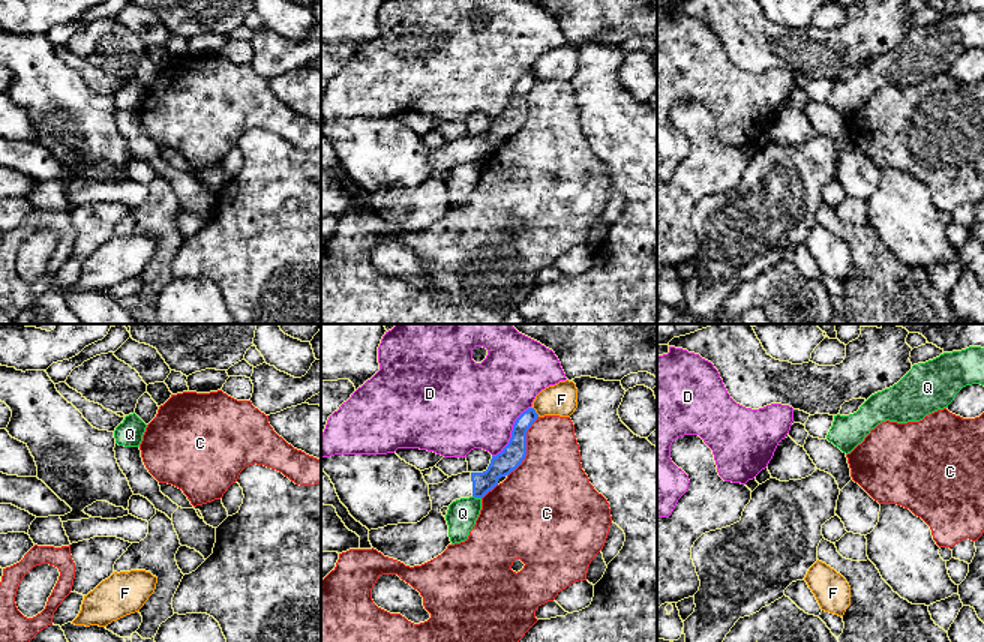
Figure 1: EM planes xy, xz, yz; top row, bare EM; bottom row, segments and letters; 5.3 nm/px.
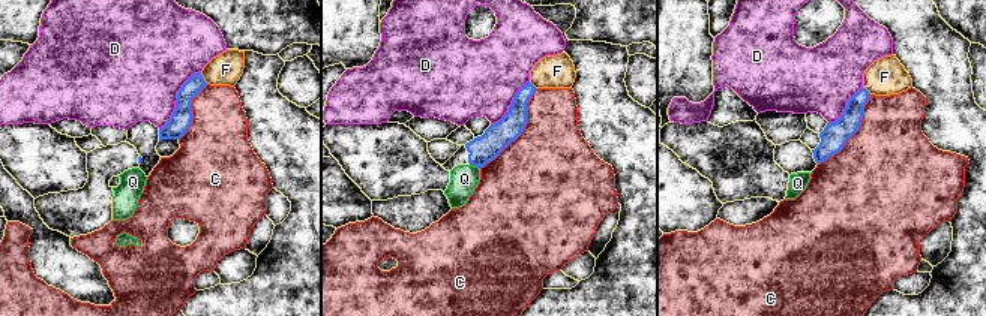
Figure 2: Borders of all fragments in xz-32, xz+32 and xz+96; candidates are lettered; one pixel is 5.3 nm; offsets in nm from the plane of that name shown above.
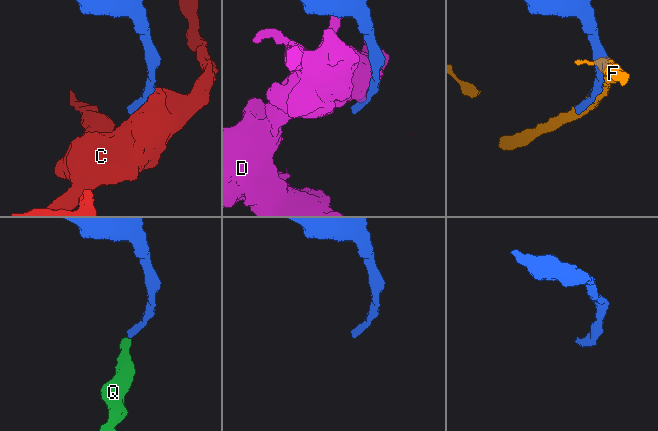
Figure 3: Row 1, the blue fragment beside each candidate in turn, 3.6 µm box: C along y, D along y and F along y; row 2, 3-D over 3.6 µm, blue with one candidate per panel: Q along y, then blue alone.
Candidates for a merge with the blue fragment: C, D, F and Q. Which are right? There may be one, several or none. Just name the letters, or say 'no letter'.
Q

